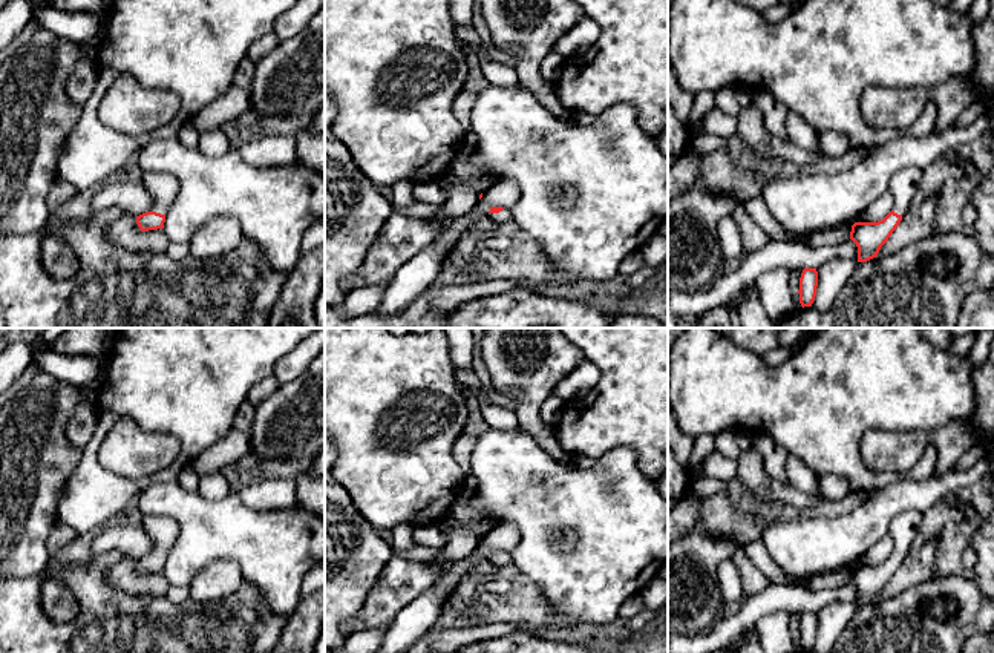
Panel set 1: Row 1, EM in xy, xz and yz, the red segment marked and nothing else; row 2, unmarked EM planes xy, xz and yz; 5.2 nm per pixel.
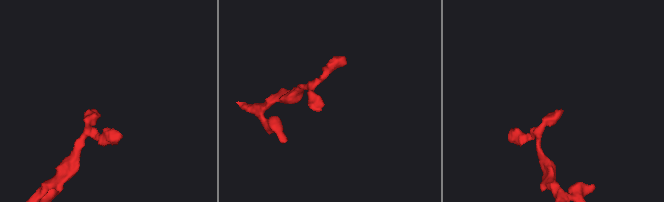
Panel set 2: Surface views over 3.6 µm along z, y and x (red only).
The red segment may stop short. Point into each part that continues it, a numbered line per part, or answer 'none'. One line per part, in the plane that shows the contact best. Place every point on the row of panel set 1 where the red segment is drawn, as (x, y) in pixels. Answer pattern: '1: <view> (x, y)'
1: xz (503, 216)

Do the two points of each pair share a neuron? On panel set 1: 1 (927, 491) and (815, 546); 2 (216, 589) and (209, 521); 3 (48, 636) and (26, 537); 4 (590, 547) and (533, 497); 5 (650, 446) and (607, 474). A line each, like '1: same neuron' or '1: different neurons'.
1: same neuron
2: different neurons
3: different neurons
4: same neuron
5: different neurons

